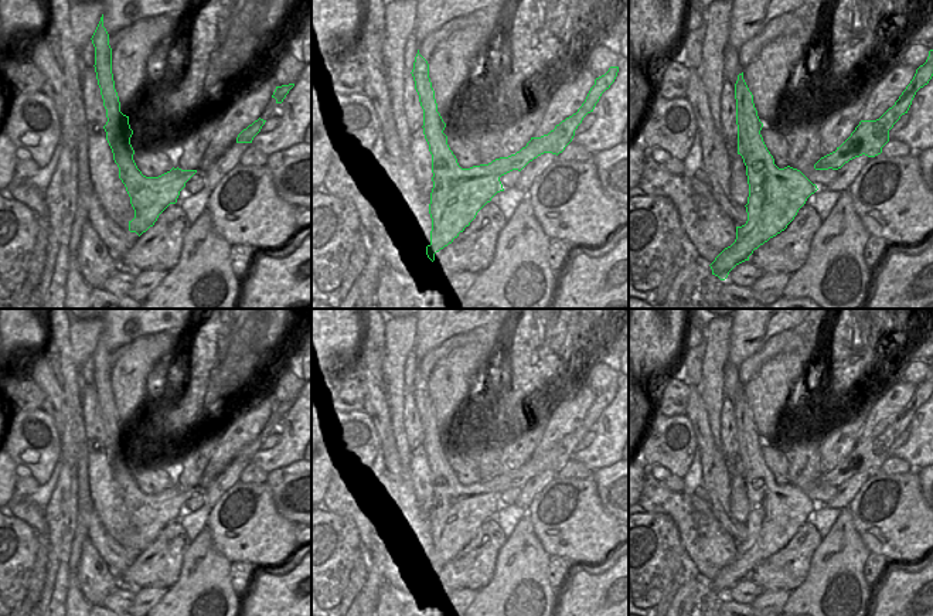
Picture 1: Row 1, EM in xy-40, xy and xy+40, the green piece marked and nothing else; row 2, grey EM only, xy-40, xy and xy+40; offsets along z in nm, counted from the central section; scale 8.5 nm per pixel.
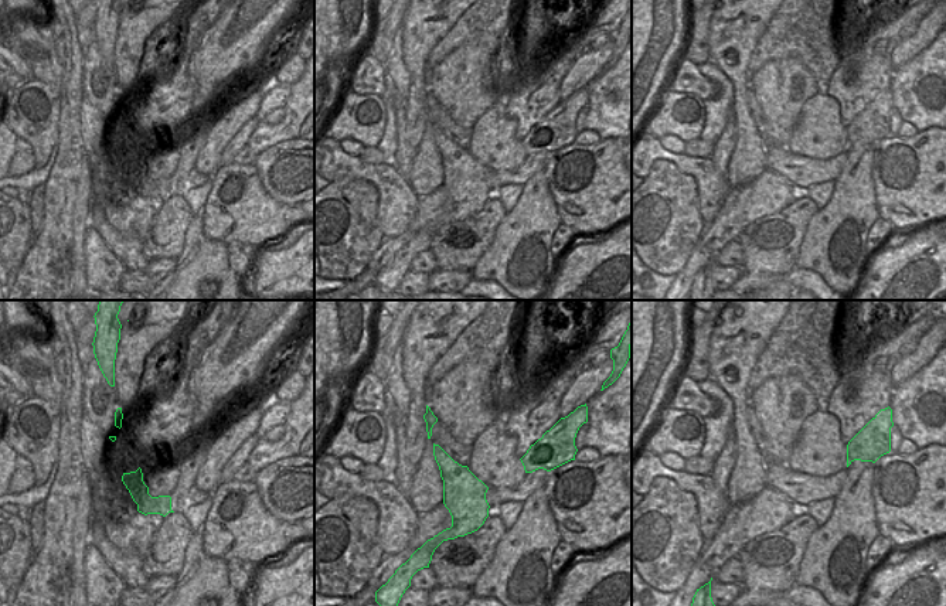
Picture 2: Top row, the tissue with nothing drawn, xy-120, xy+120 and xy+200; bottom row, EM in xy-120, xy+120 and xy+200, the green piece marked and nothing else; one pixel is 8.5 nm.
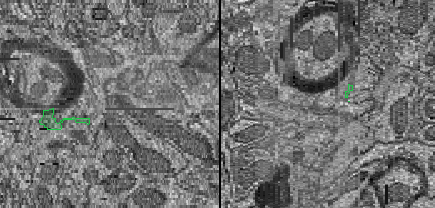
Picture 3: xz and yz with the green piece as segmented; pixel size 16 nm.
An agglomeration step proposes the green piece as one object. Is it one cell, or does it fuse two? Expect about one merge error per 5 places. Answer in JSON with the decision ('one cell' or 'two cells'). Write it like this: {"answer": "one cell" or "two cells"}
{"answer": "one cell"}

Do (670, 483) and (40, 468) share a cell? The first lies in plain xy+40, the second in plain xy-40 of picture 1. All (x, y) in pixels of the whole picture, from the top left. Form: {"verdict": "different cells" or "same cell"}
{"verdict": "different cells"}

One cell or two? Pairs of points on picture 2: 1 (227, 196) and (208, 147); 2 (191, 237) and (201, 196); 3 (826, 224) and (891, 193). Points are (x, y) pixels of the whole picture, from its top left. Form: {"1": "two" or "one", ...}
{"1": "two", "2": "two", "3": "two"}

